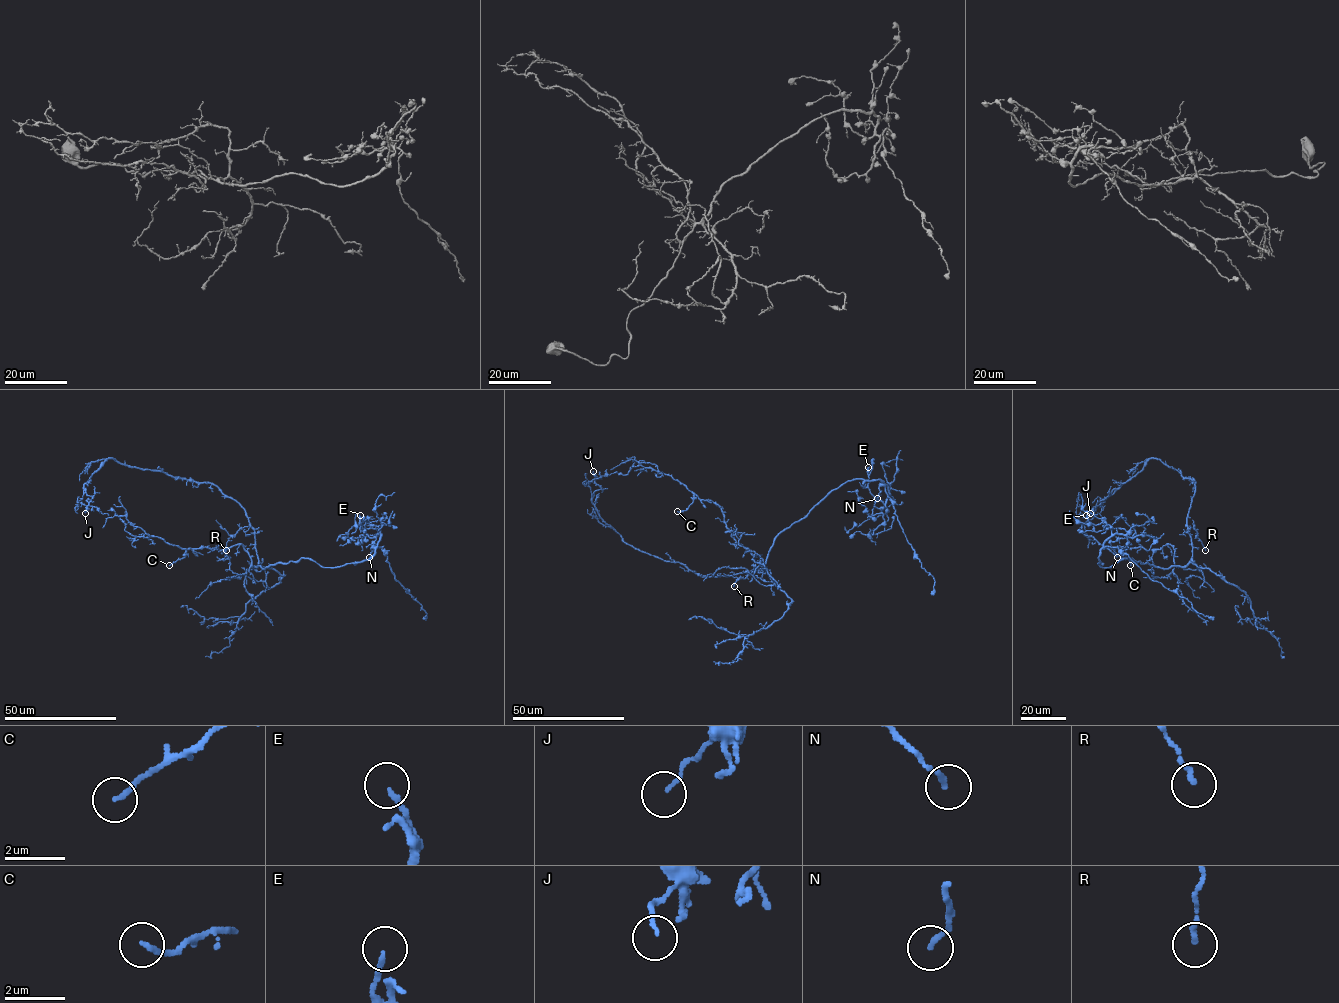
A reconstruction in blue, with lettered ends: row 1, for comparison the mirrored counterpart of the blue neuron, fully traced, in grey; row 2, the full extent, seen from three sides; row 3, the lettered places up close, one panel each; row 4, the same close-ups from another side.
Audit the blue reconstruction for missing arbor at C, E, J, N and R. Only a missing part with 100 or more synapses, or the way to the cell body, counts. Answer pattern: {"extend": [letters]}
{"extend": []}

